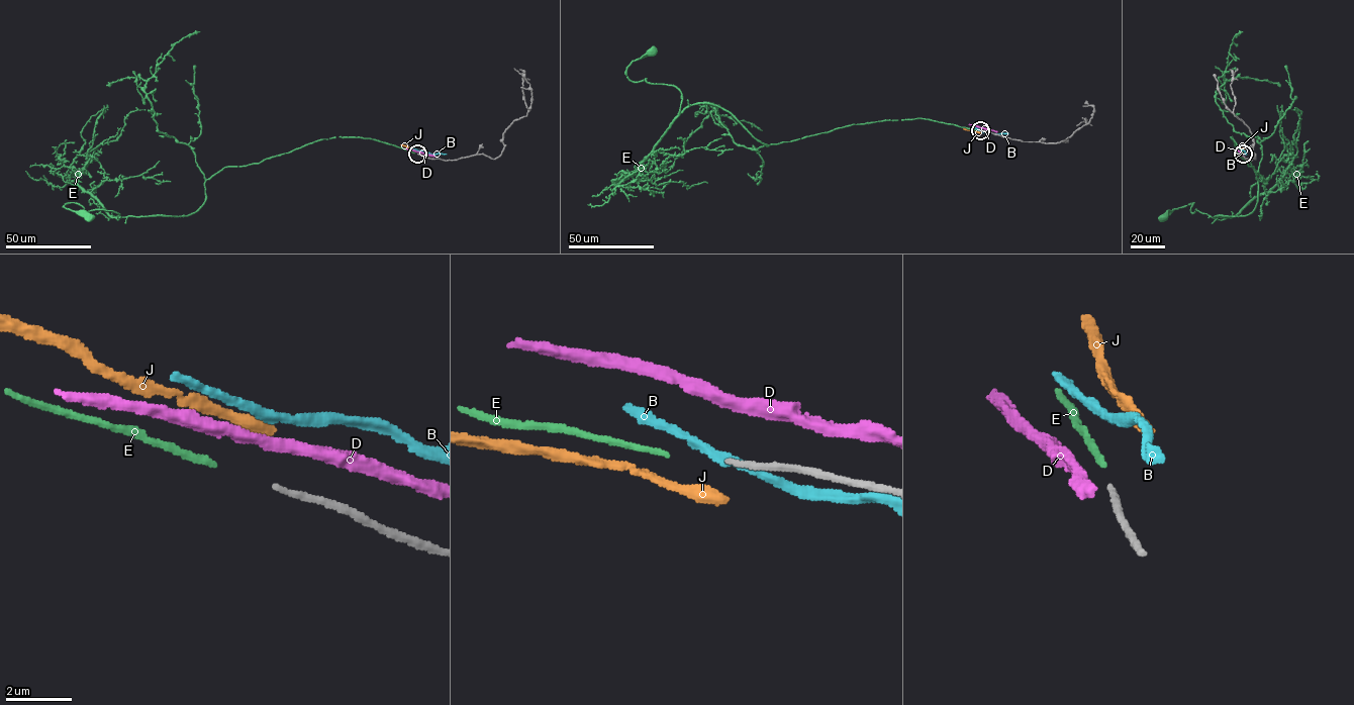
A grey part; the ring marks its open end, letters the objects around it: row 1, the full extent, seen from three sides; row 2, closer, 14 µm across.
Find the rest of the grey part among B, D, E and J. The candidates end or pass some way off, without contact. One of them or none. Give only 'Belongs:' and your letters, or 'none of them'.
Belongs: E

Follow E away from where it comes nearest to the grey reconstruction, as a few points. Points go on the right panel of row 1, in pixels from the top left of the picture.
E: (1243, 153), (1231, 137), (1256, 175), (1251, 212), (1220, 220), (1191, 212), (1193, 202), (1164, 216)

